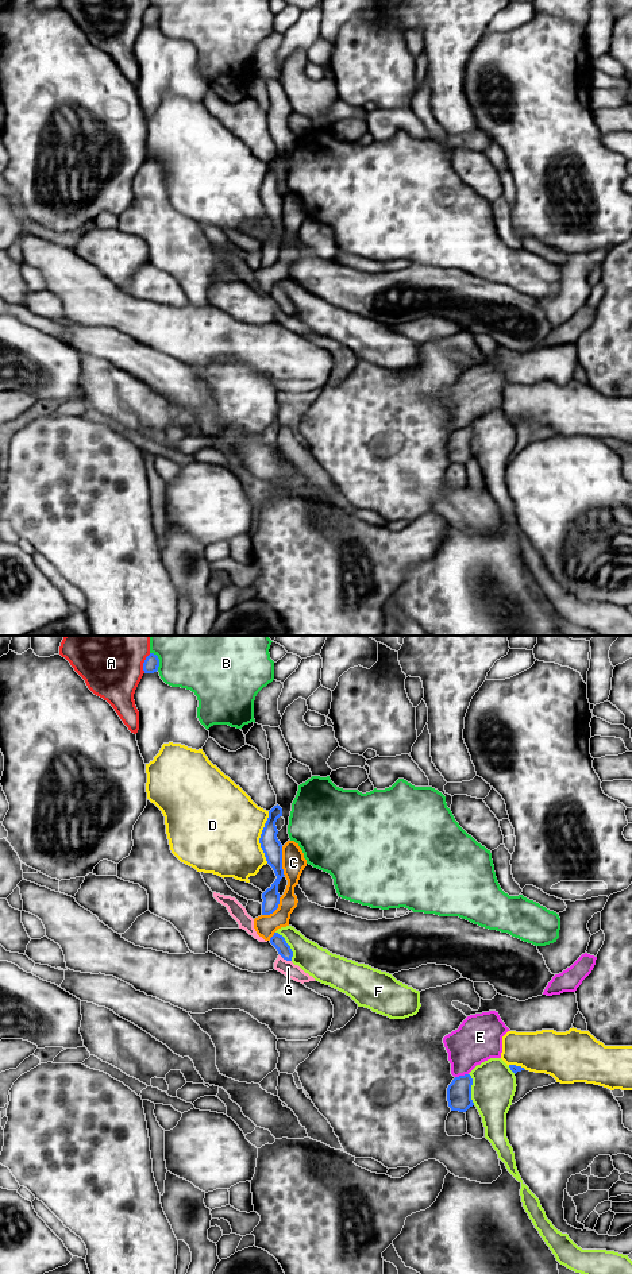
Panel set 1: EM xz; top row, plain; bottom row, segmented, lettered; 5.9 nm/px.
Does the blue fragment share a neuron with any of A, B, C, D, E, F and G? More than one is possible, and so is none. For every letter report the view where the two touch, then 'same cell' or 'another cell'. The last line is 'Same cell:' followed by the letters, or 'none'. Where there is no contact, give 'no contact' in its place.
A: xz | another cell
B: xz | another cell
C: xz | another cell
D: xz | another cell
E: xz | another cell
F: xz | another cell
G: xz | another cell
Same cell: none

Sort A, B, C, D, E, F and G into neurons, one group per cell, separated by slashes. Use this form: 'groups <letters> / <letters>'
groups A / B / C / D / E / F / G

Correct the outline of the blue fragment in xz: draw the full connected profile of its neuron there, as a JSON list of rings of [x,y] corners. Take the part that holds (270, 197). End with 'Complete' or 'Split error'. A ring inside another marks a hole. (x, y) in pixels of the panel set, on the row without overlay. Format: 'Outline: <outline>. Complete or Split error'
Outline: [[[277,157],[269,163],[269,170],[259,190],[266,213],[277,228],[271,239],[262,246],[262,267],[270,267],[278,260],[281,250],[278,246],[278,236],[285,228],[282,221],[282,197],[277,190],[278,182],[275,178],[280,169],[282,169],[282,161]]]. Complete

